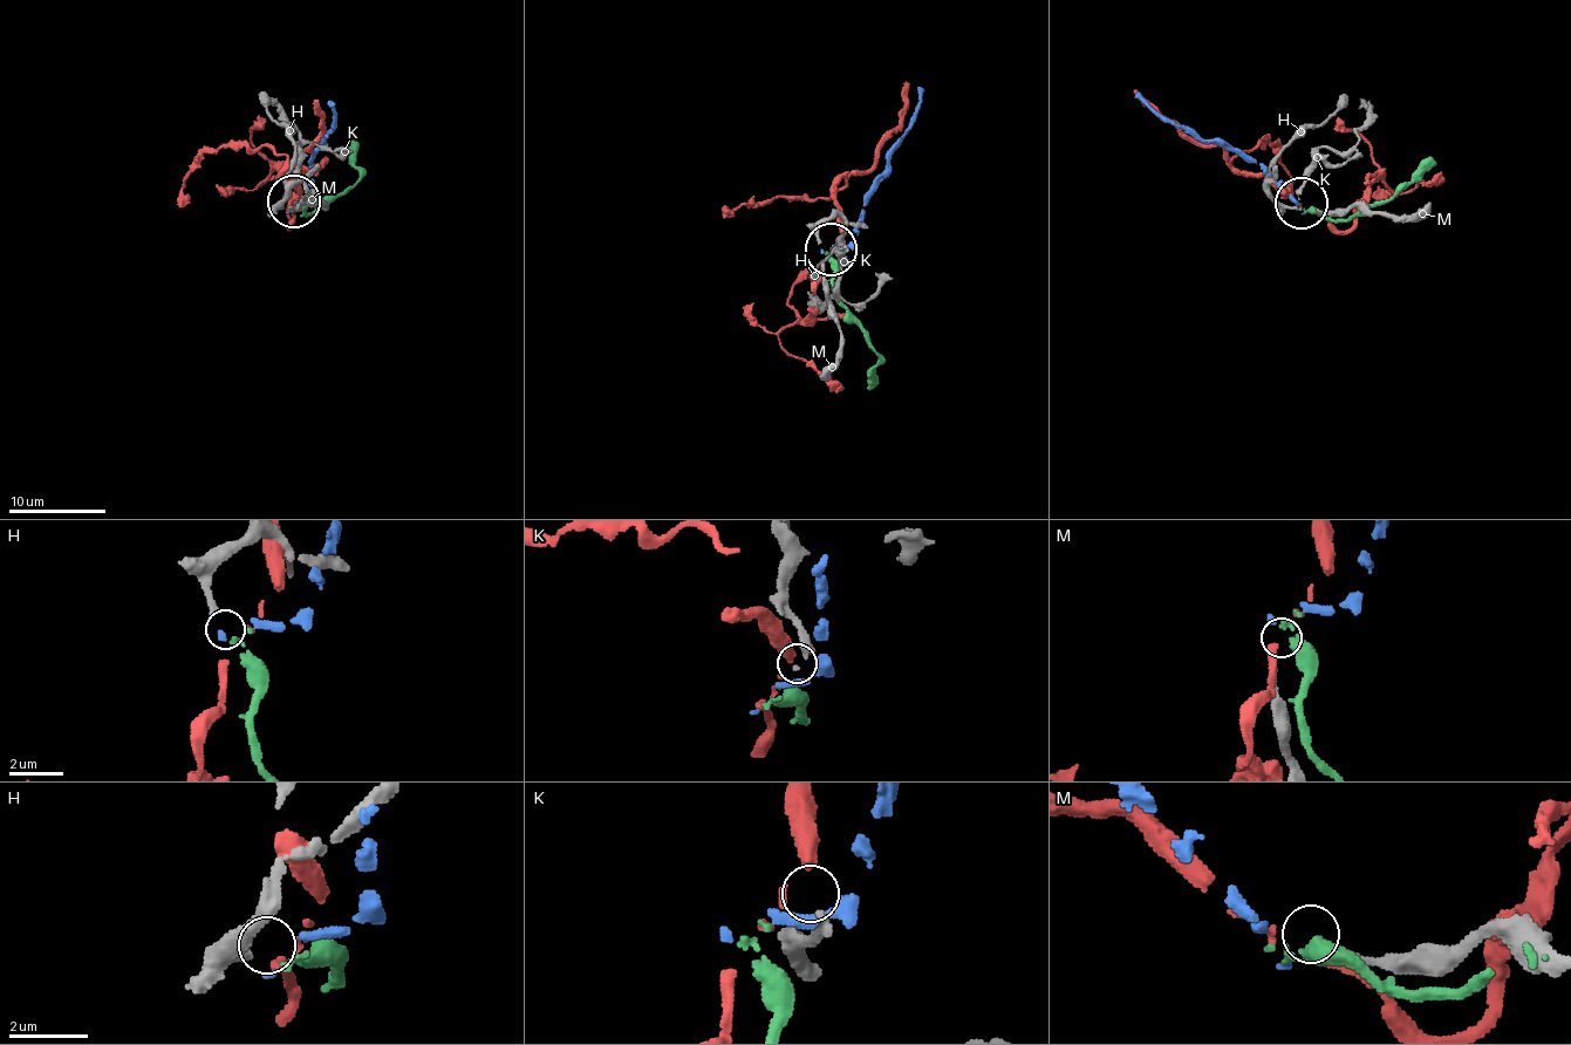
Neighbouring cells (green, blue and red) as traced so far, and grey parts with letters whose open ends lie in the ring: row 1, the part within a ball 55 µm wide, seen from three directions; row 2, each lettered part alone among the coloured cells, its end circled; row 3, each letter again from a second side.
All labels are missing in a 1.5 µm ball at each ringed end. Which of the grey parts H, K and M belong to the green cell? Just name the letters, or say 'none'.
H

